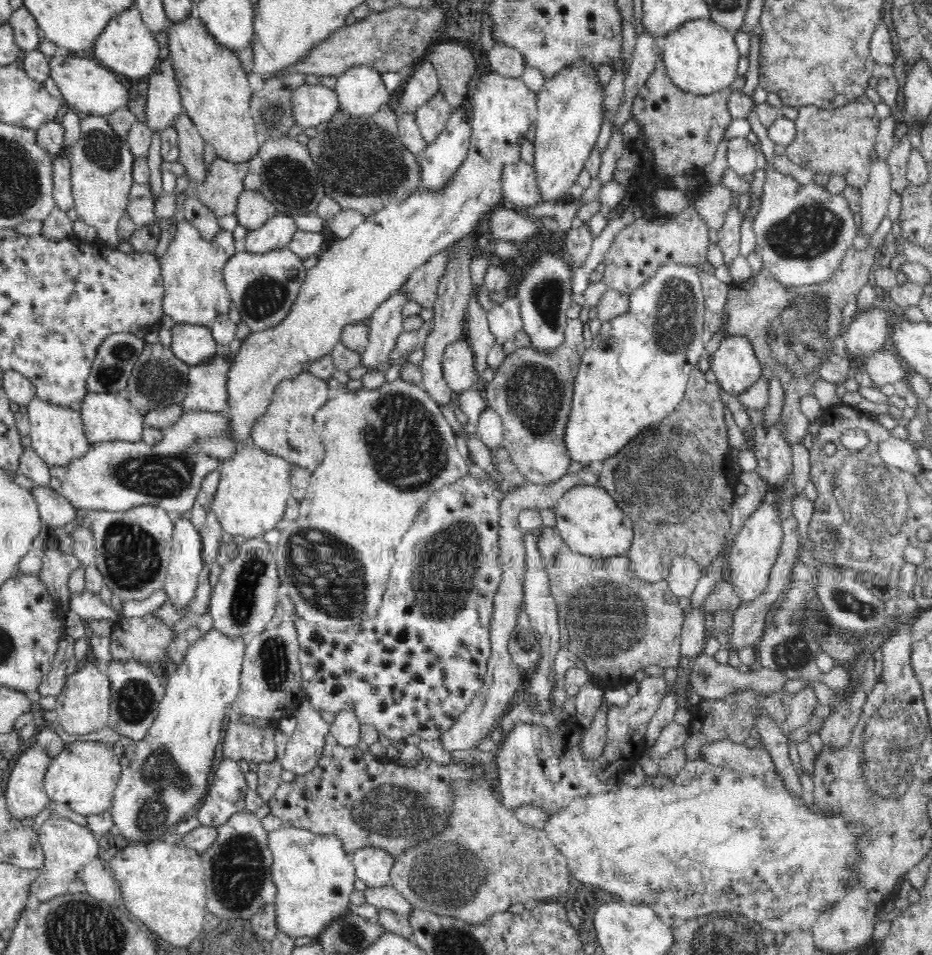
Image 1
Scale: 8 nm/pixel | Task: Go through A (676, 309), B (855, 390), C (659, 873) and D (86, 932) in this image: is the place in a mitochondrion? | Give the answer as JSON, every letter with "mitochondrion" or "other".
{"A":"mitochondrion","B":"other","C":"other","D":"mitochondrion"}

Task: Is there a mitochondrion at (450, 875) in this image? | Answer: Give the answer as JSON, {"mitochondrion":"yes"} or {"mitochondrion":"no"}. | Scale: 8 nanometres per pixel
{"mitochondrion":"yes"}

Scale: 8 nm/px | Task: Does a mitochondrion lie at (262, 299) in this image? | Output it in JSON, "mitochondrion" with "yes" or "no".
{"mitochondrion":"yes"}

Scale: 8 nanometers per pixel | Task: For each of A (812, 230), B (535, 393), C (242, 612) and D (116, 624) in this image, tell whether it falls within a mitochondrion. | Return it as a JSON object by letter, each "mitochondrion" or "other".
{"A":"mitochondrion","B":"mitochondrion","C":"mitochondrion","D":"other"}

